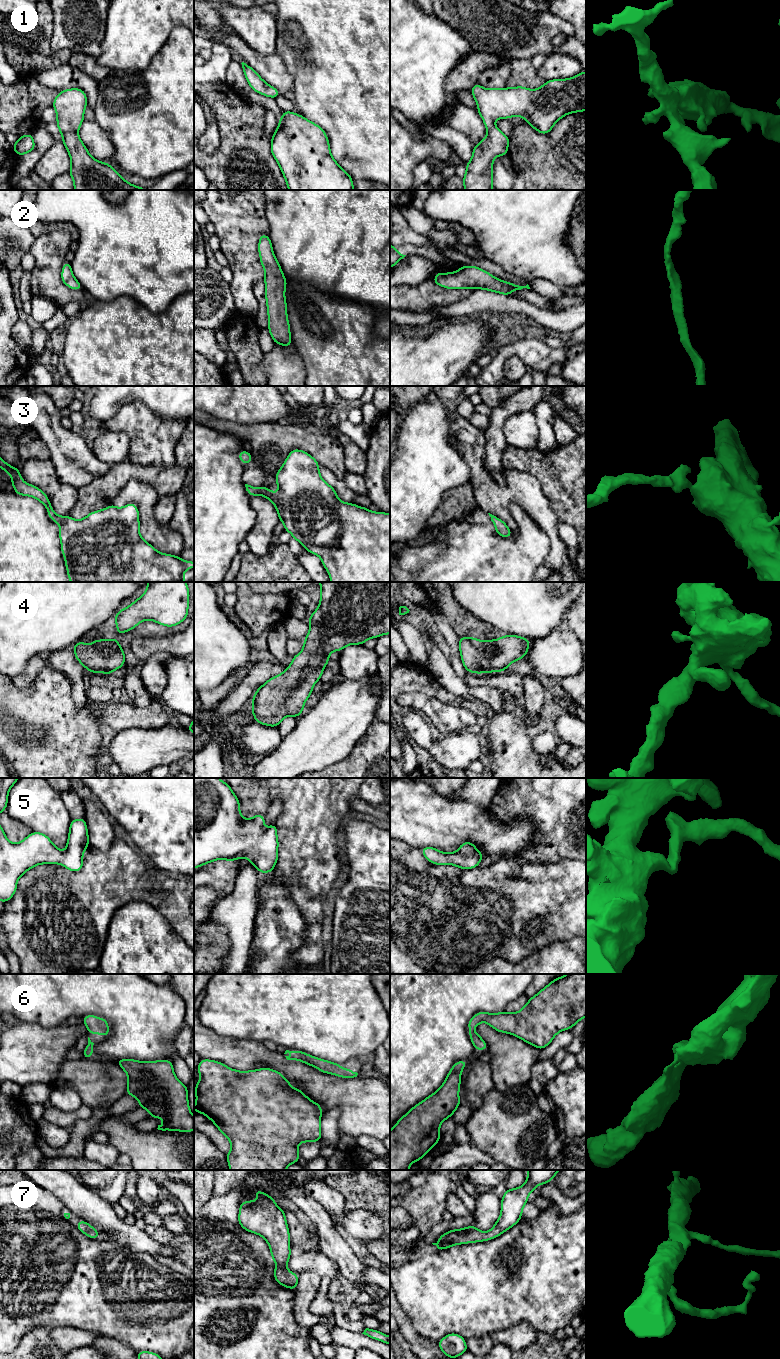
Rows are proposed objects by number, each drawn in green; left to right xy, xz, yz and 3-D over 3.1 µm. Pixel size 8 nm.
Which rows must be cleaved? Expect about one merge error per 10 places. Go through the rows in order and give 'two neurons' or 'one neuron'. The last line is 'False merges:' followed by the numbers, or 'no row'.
1: one neuron
2: one neuron
3: one neuron
4: one neuron
5: one neuron
6: one neuron
7: one neuron
False merges: no row

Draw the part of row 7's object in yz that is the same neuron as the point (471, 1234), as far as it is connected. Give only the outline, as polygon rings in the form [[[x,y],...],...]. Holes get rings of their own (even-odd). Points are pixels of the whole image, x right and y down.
[[[528,1170],[524,1185],[515,1189],[506,1189],[501,1200],[501,1214],[490,1231],[480,1231],[474,1224],[463,1229],[448,1231],[439,1237],[437,1243],[432,1243],[437,1246],[436,1251],[458,1244],[487,1241],[500,1236],[520,1221],[530,1192],[538,1185],[552,1181],[559,1171],[561,1170]]]

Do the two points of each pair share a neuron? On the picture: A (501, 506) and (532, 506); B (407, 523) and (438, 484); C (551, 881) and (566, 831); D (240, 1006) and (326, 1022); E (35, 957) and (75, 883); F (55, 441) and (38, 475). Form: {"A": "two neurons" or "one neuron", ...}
{"A": "one neuron", "B": "one neuron", "C": "two neurons", "D": "one neuron", "E": "one neuron", "F": "two neurons"}

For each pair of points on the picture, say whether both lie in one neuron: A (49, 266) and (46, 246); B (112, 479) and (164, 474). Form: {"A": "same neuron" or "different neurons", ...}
{"A": "same neuron", "B": "same neuron"}

